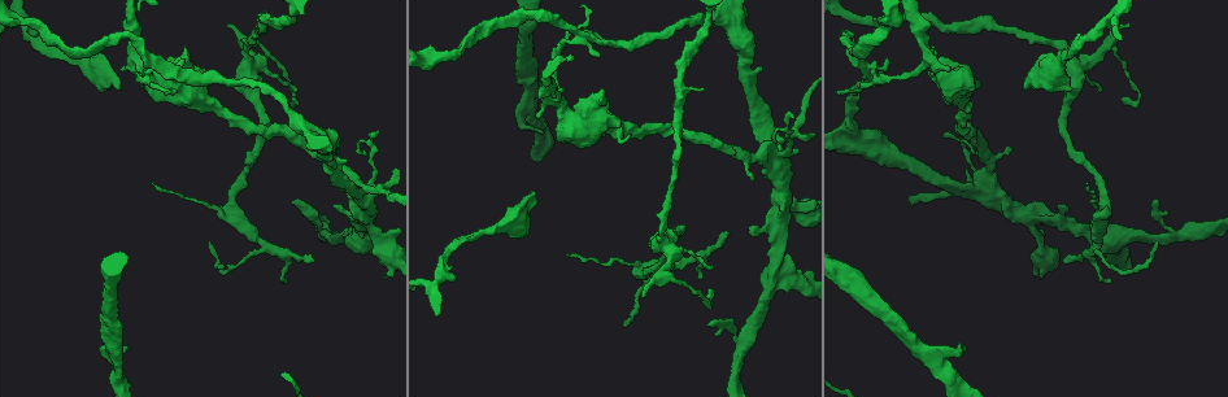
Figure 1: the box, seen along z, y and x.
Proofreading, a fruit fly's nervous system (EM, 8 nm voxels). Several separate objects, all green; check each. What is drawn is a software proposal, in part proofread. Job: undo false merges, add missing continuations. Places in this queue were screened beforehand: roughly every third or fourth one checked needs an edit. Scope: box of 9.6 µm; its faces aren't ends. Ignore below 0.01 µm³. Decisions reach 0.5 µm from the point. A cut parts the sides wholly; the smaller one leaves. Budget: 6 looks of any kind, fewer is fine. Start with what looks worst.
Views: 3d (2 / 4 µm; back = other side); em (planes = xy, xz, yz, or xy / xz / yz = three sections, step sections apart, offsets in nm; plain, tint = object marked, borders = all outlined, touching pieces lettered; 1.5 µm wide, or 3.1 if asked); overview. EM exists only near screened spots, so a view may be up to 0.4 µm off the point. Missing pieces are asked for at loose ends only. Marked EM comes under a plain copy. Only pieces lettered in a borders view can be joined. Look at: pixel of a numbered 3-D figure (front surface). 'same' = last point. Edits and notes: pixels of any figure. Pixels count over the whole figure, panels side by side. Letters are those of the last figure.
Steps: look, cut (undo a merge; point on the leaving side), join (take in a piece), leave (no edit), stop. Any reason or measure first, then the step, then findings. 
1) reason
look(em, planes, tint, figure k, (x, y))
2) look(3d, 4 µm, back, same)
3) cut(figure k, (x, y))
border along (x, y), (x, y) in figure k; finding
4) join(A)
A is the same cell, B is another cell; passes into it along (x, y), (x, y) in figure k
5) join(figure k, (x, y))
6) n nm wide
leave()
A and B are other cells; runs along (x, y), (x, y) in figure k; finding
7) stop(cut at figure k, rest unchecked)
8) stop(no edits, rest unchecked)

free end
look(3d, 4 µm, figure 1, (532, 195))

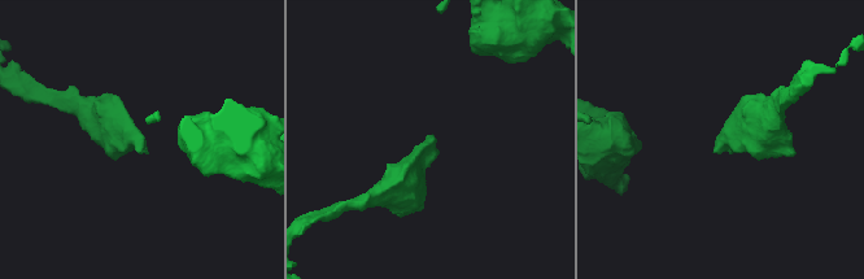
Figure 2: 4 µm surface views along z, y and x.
now the EM
look(em, planes, borders, figure 2, (146, 152))

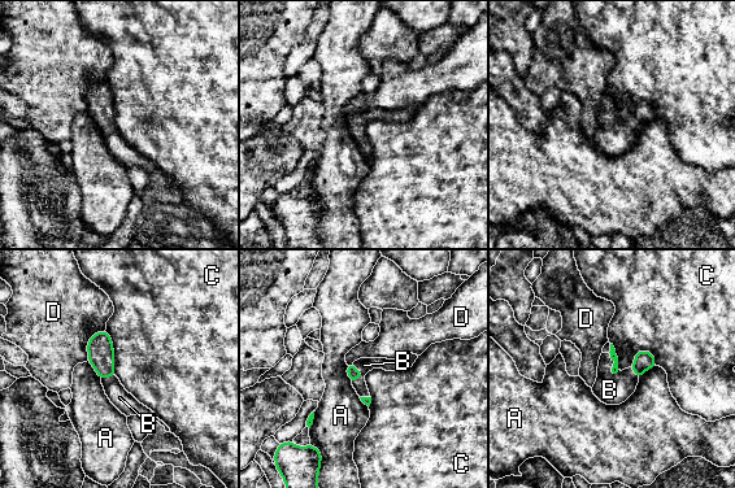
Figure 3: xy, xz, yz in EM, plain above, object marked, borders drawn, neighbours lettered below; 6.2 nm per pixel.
join(B)
B is the same cell, A, C and D are other cells; passes into it along (614, 370), (612, 366), (609, 390) in figure 3; the cell continues

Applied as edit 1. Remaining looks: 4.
look(overview)

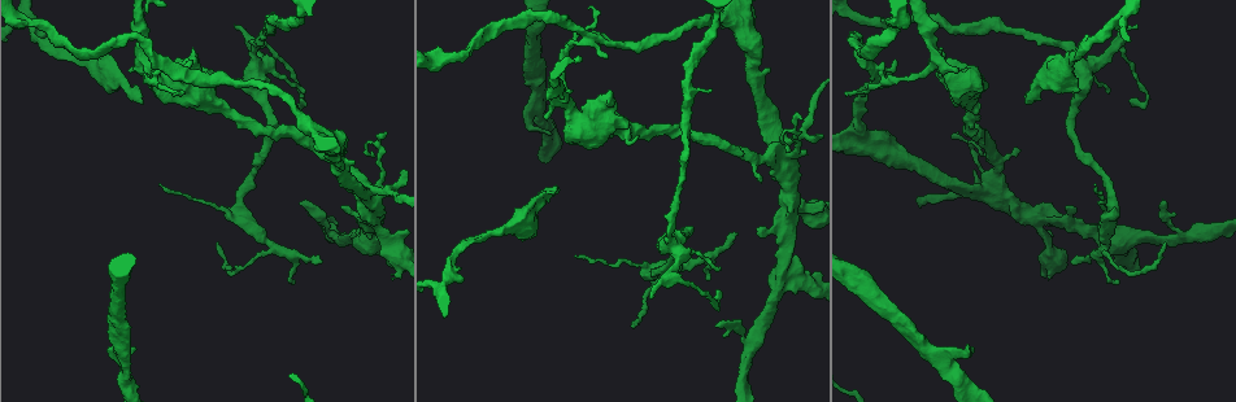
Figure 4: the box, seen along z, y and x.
stops while still wide
look(3d, 4 µm, figure 4, (639, 135))

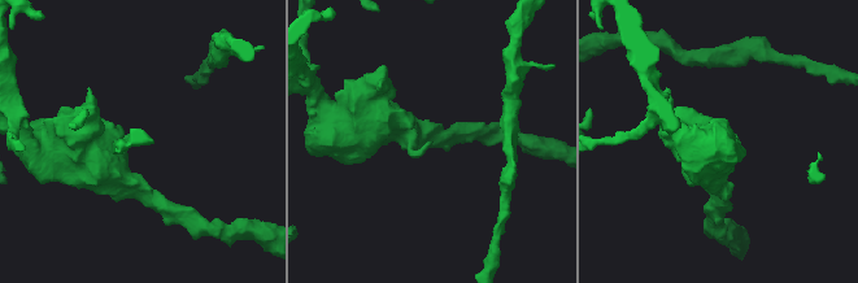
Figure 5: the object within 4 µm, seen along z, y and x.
look(em, planes, borders, figure 5, (430, 145))

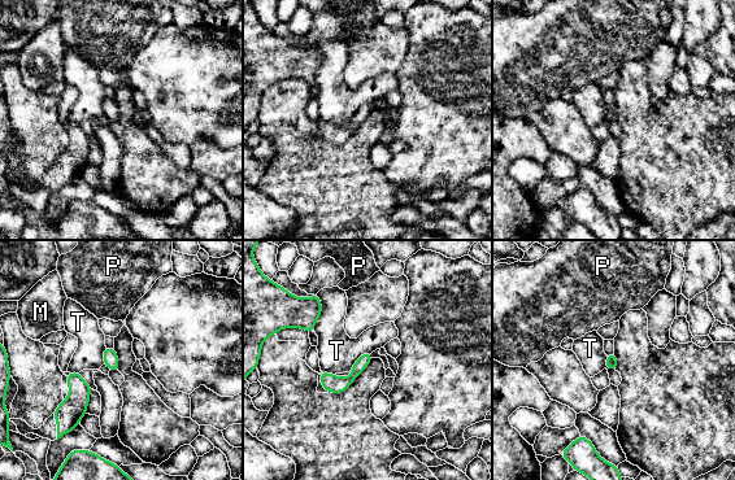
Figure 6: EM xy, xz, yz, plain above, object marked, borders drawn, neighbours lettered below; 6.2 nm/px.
T touches over 220 nm
leave()
M, P and T are other cells; border along (317, 295), (321, 315), (313, 328) in figure 6; none of them fits

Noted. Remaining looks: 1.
stop(join at figure 3, rest unchecked)

